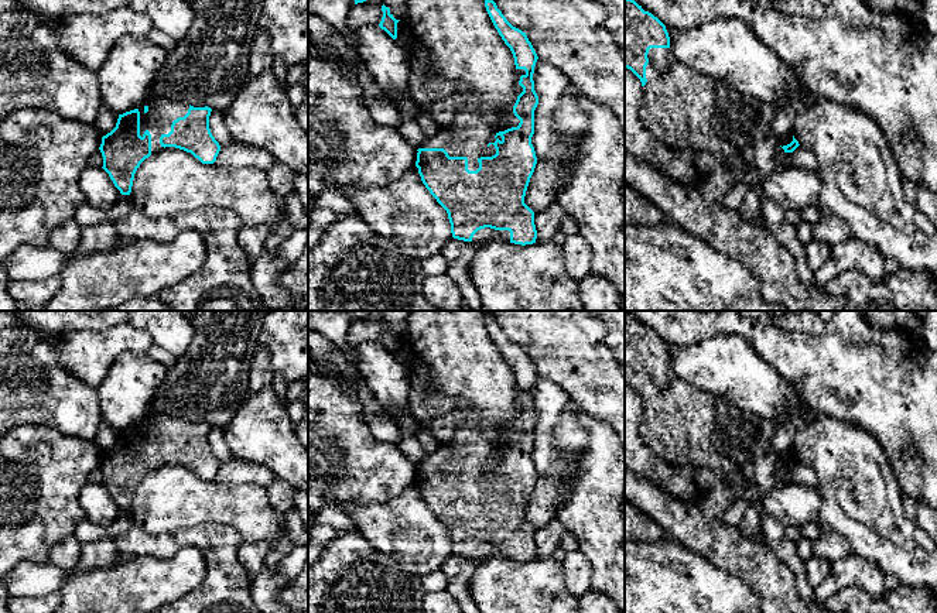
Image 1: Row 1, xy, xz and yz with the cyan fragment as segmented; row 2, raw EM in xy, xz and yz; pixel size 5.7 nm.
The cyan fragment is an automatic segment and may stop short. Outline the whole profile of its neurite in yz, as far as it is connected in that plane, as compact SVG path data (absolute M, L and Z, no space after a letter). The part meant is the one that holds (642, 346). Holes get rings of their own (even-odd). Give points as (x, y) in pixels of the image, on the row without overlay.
M625 315L625 384L642 398L639 432L654 455L674 466L705 466L725 476L738 469L712 444L717 398L680 379L670 366L666 342L632 315Z

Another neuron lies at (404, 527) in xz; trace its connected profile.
M410 484L394 499L375 504L339 504L369 544L391 555L404 571L424 576L452 555L447 527Z

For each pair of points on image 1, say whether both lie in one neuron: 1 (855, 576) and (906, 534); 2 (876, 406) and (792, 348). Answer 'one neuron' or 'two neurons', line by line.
1: two neurons
2: one neuron

